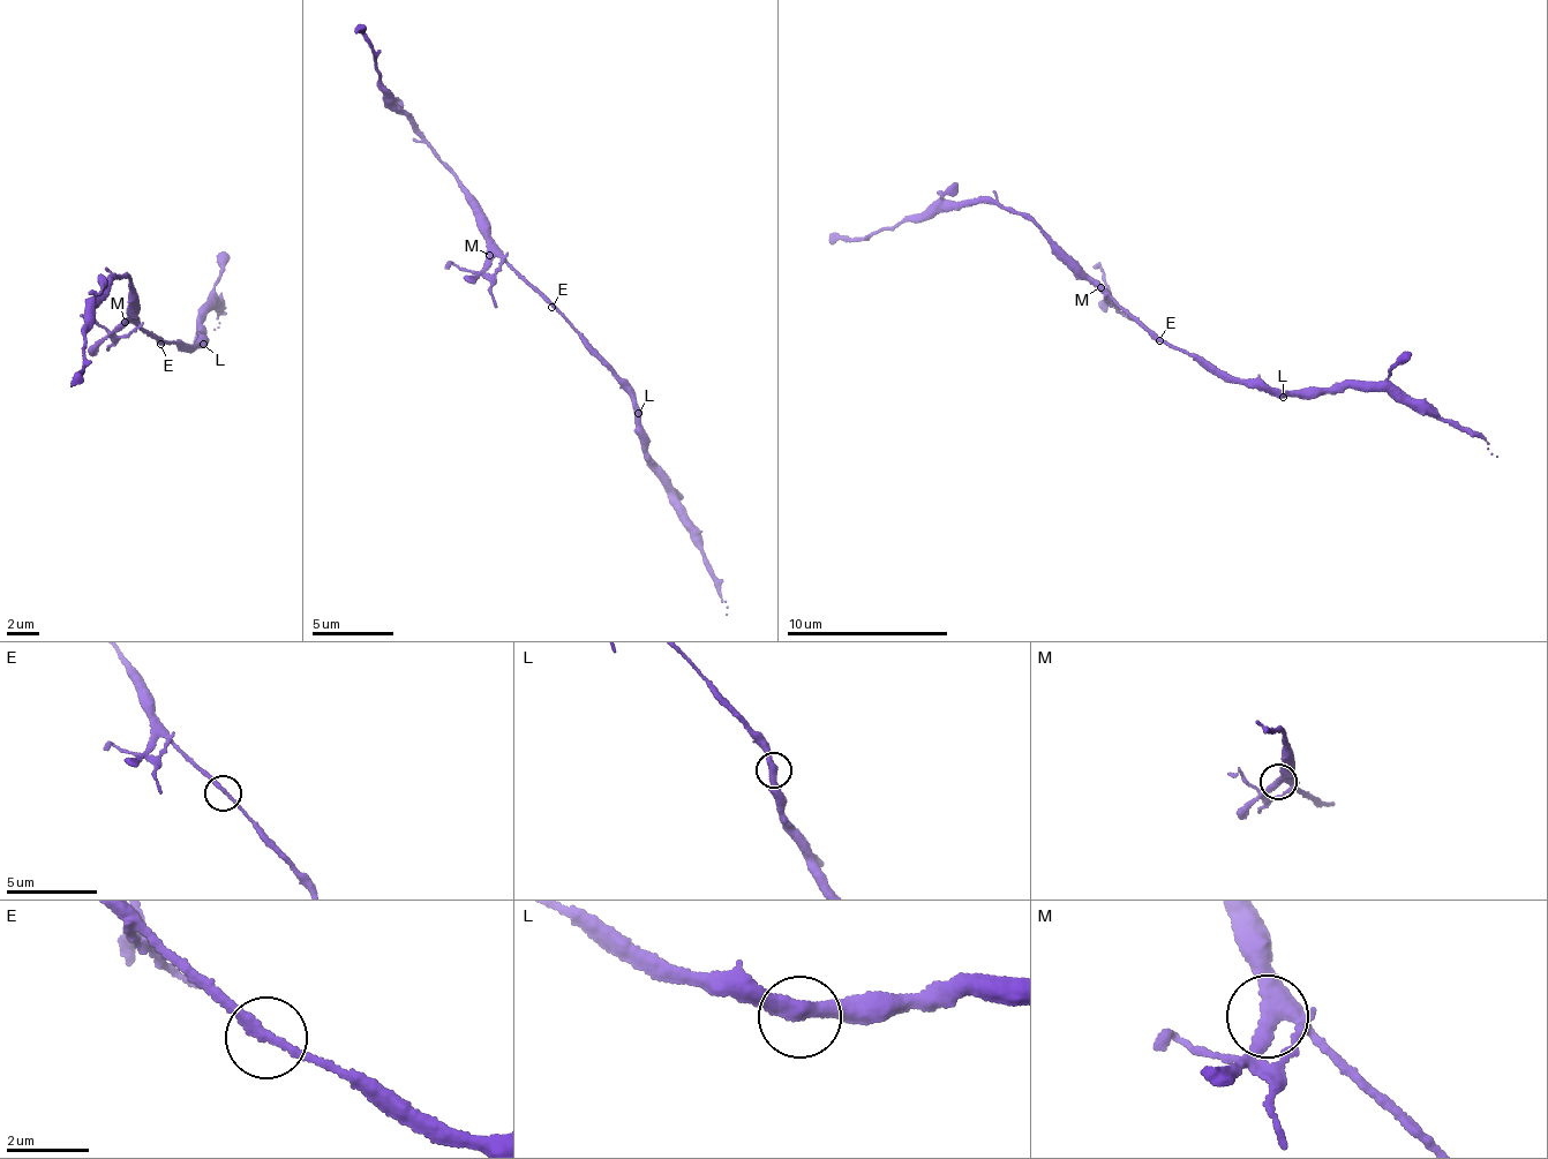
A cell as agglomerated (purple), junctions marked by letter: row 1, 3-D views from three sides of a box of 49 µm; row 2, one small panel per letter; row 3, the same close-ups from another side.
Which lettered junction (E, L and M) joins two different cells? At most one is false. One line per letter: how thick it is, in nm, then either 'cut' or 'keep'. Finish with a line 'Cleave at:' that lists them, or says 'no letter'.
E: 240 nm thick; keep
L: 380 nm thick; keep
M: 360 nm thick; cut
Cleave at: M

